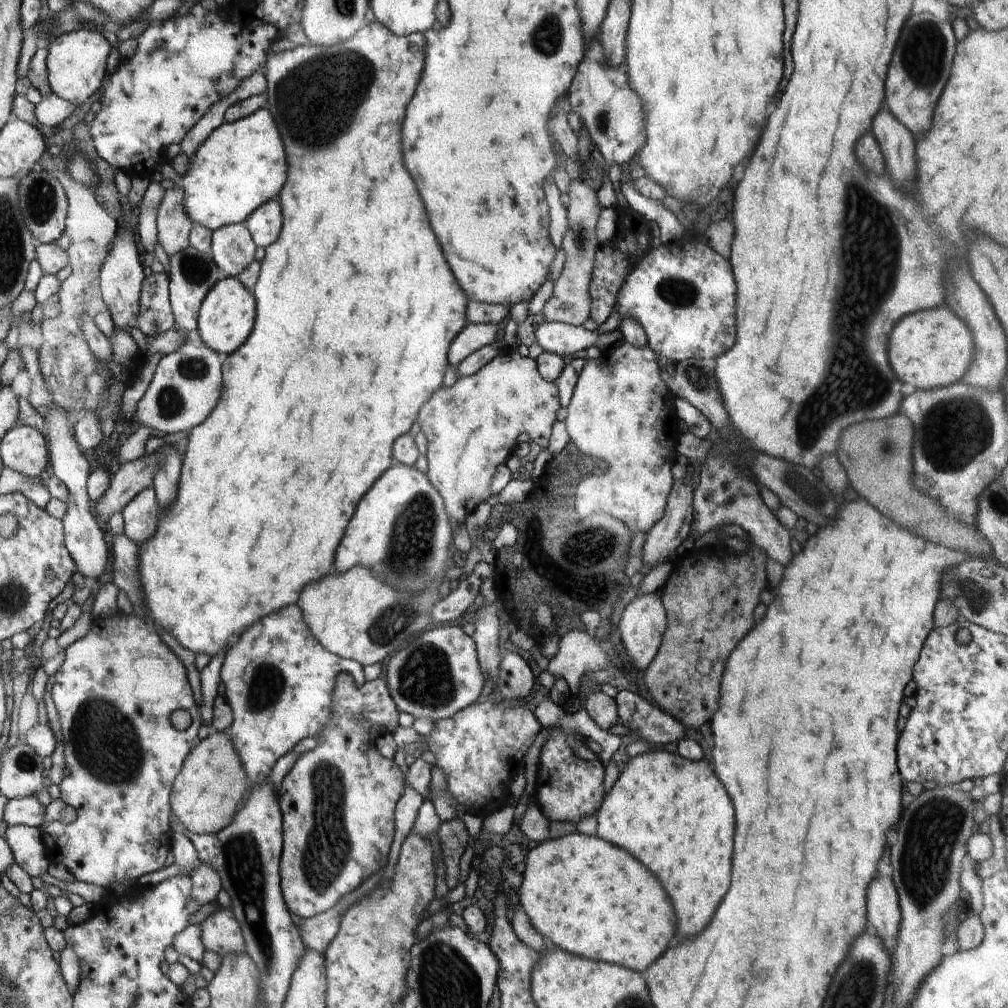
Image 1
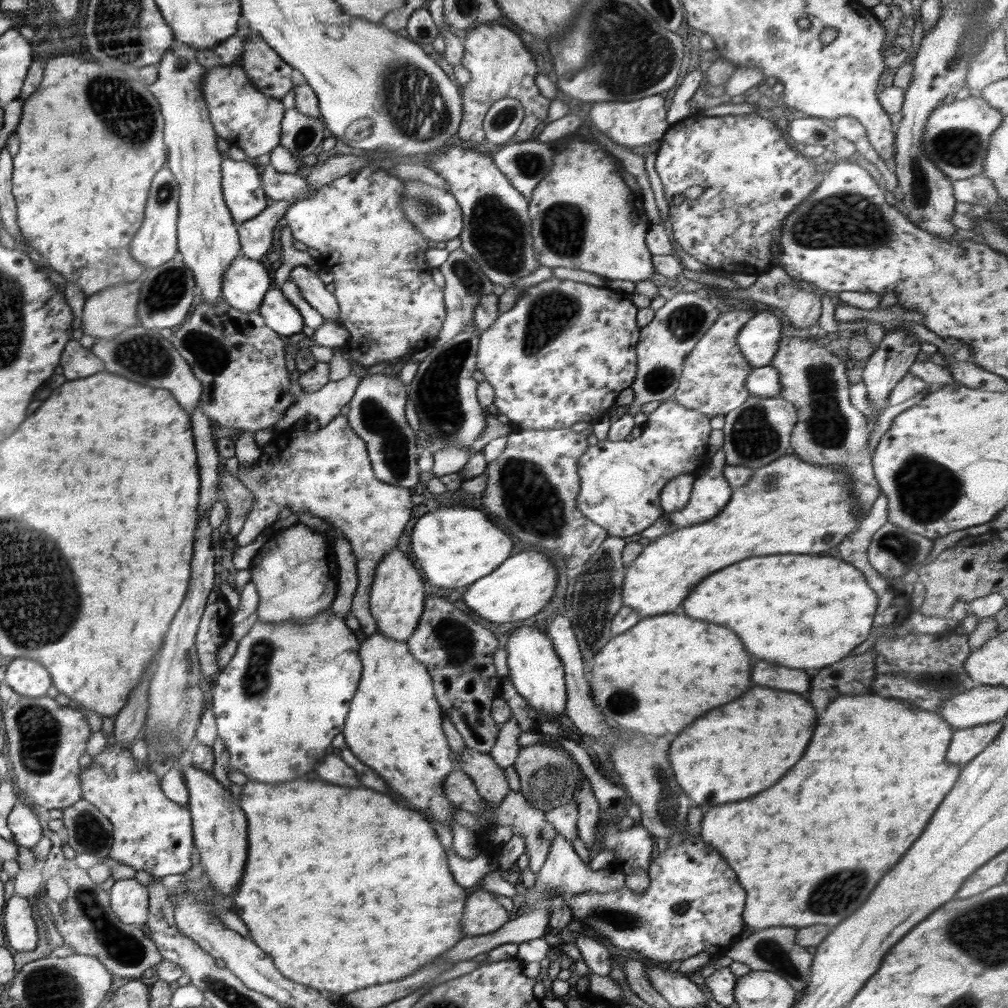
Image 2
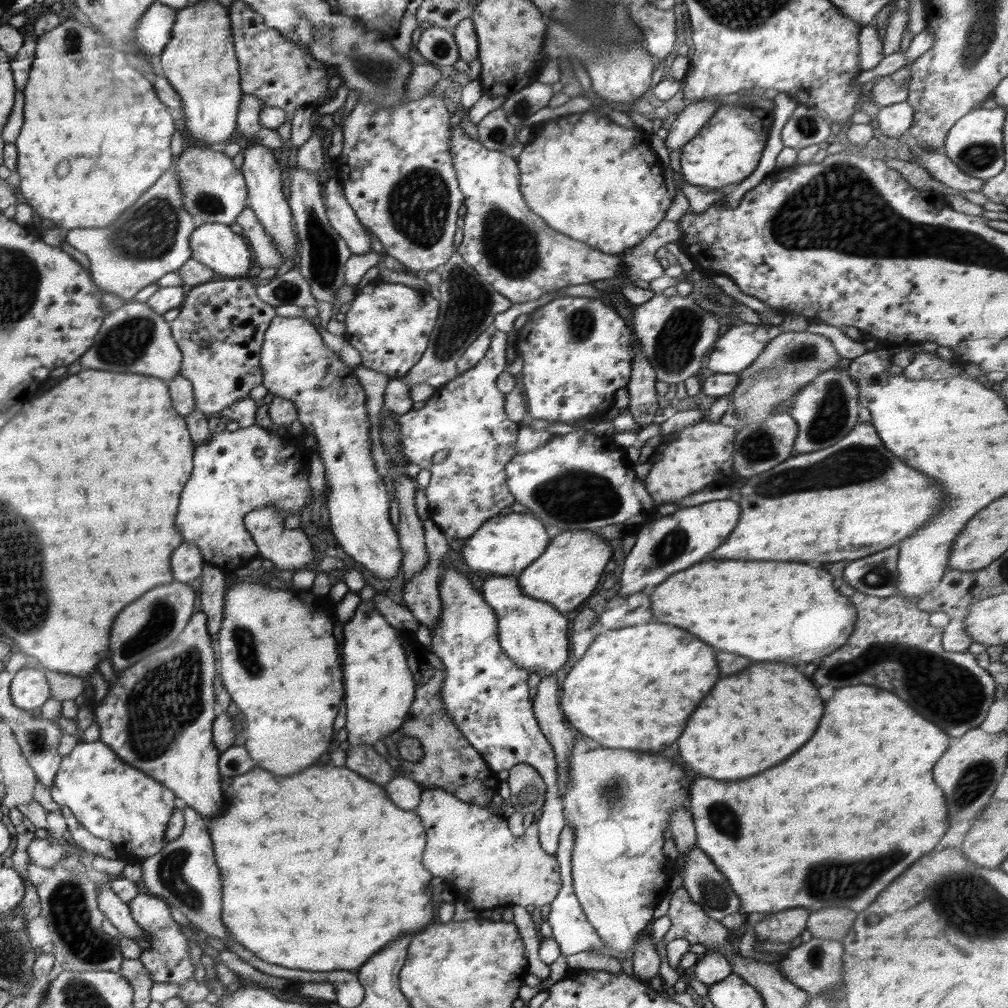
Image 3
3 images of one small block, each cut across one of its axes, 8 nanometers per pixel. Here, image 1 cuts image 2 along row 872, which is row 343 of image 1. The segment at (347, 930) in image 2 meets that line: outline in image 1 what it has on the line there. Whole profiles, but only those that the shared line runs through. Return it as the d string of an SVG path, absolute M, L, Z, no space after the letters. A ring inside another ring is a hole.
M376 20L367 22L358 32L354 33L351 39L345 40L343 43L323 47L307 42L305 45L300 45L292 50L278 54L270 54L267 58L268 67L265 70L265 77L267 78L266 107L271 112L272 118L276 123L276 128L282 139L288 163L288 180L284 183L278 196L284 218L281 228L282 232L280 232L280 236L278 236L276 242L273 242L268 248L265 248L265 257L261 262L259 277L252 290L256 301L256 324L254 324L254 330L252 330L250 338L244 342L244 346L240 346L240 350L236 350L236 352L223 357L221 361L221 373L224 376L222 396L220 396L216 408L212 410L212 414L202 424L195 426L189 432L186 451L182 456L180 484L178 484L177 490L178 496L174 499L176 502L173 500L172 508L169 507L168 509L160 510L155 533L144 543L138 544L140 553L140 578L143 584L143 591L145 592L145 599L148 602L148 610L152 614L152 618L156 618L164 626L164 630L168 630L174 638L178 636L178 640L180 640L182 646L186 646L186 648L190 648L194 652L204 652L210 659L220 652L222 648L226 650L230 646L230 638L234 642L238 638L236 634L242 634L250 624L254 624L262 616L272 614L272 612L278 612L284 606L296 604L298 602L298 596L300 596L300 592L302 592L302 588L306 584L310 584L310 582L318 580L320 576L328 574L330 566L334 564L334 554L336 554L336 548L338 548L338 544L340 544L340 540L344 536L346 524L348 524L348 520L352 518L352 514L356 510L356 504L368 492L368 488L376 482L376 476L380 478L380 474L382 472L385 473L390 468L390 464L392 464L392 440L398 438L398 436L402 436L402 434L406 434L410 430L410 426L414 424L414 420L418 416L420 406L434 392L442 388L442 378L444 378L446 366L449 364L446 354L448 354L452 341L468 324L466 319L466 305L470 300L466 296L466 293L460 290L456 278L450 272L450 266L444 260L444 254L440 250L440 244L438 244L438 240L436 240L436 236L434 236L434 232L432 232L432 228L428 224L428 216L426 216L422 198L420 198L420 194L416 190L416 184L412 182L412 178L410 178L410 174L408 174L408 170L404 168L404 162L402 162L402 122L404 122L404 114L406 114L406 104L414 96L416 86L420 82L420 74L424 70L424 50L426 45L423 33L396 36L388 27L381 25Z

